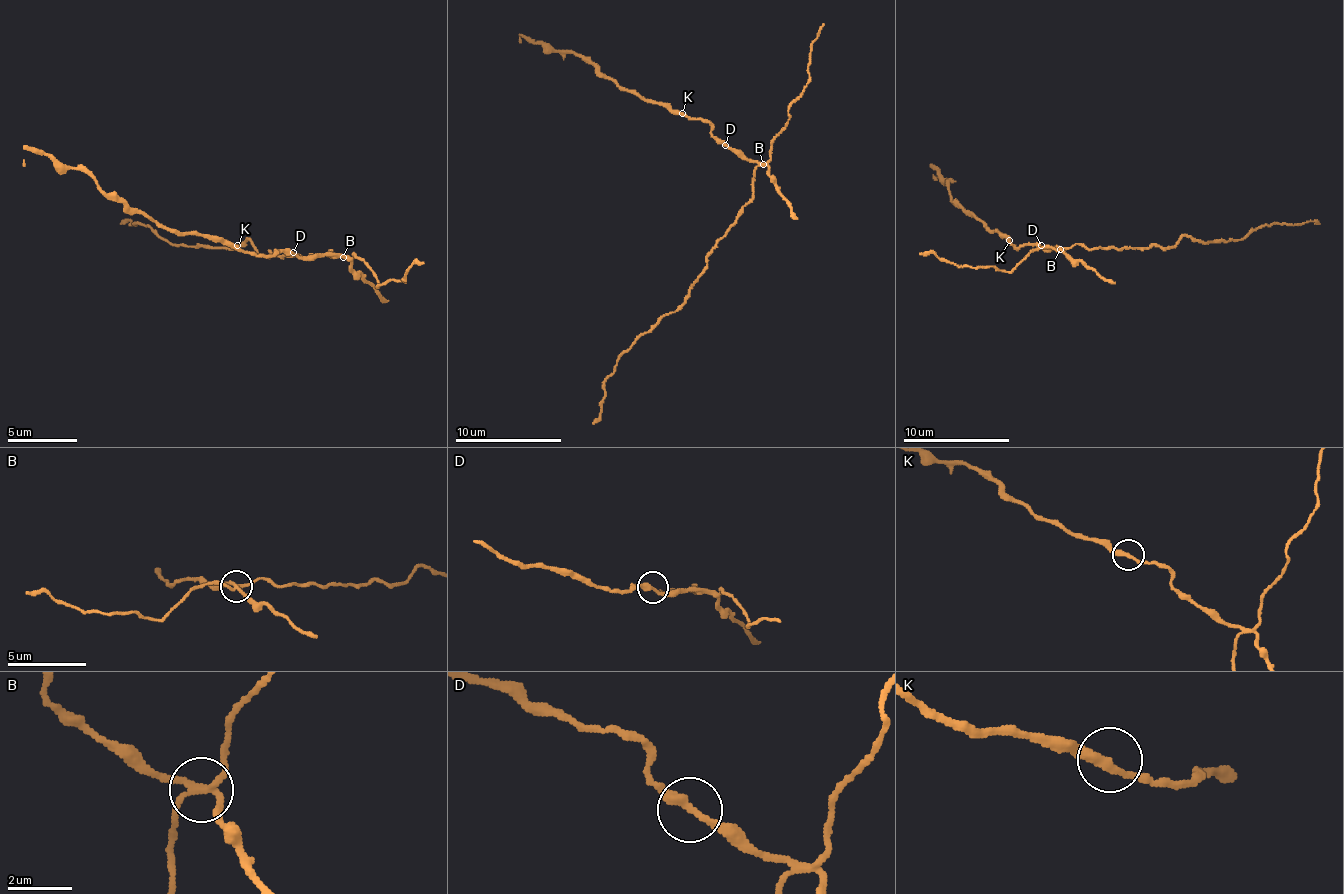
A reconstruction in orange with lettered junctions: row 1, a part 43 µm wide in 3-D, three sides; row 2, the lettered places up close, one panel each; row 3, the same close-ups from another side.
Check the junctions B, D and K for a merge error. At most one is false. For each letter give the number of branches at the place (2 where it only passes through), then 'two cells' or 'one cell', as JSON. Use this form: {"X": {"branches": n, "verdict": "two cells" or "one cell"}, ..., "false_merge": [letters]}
{"B": {"branches": 4, "verdict": "two cells"}, "D": {"branches": 2, "verdict": "one cell"}, "K": {"branches": 2, "verdict": "one cell"}, "false_merge": ["B"]}

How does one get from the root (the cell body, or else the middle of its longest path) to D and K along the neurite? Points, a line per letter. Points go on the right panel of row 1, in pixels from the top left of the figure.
D: (1068, 248), (1041, 245)
K: (1068, 248), (1036, 245), (1017, 248), (1009, 240)

